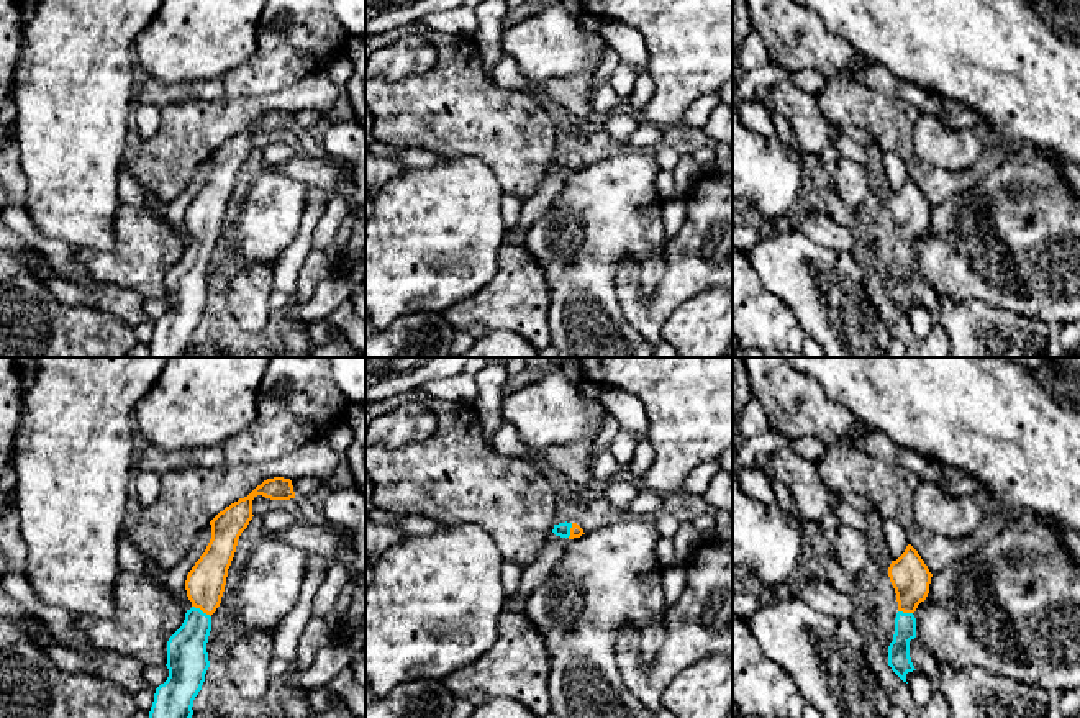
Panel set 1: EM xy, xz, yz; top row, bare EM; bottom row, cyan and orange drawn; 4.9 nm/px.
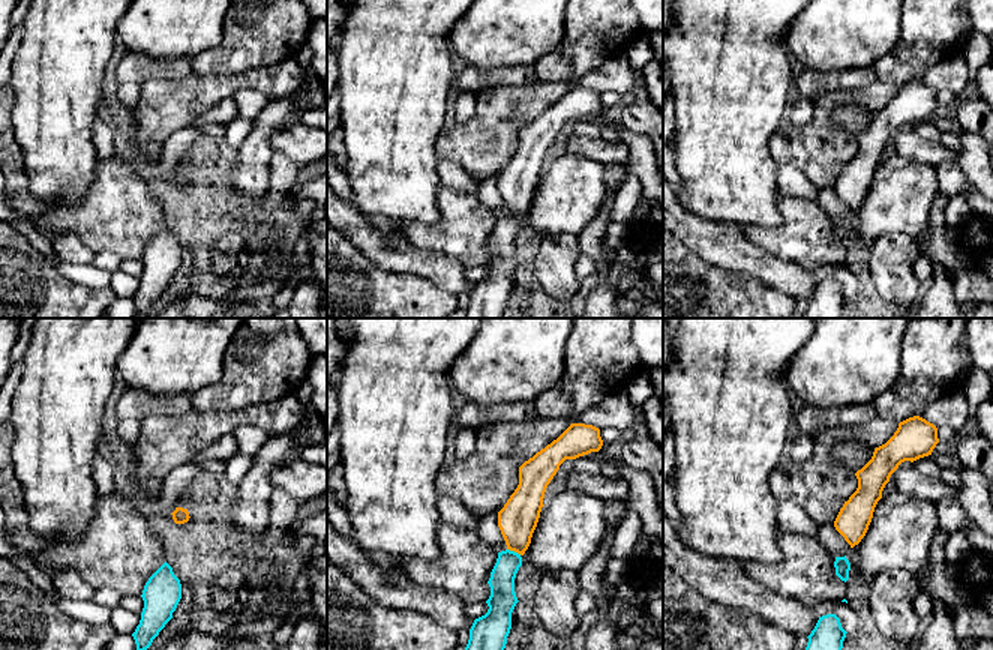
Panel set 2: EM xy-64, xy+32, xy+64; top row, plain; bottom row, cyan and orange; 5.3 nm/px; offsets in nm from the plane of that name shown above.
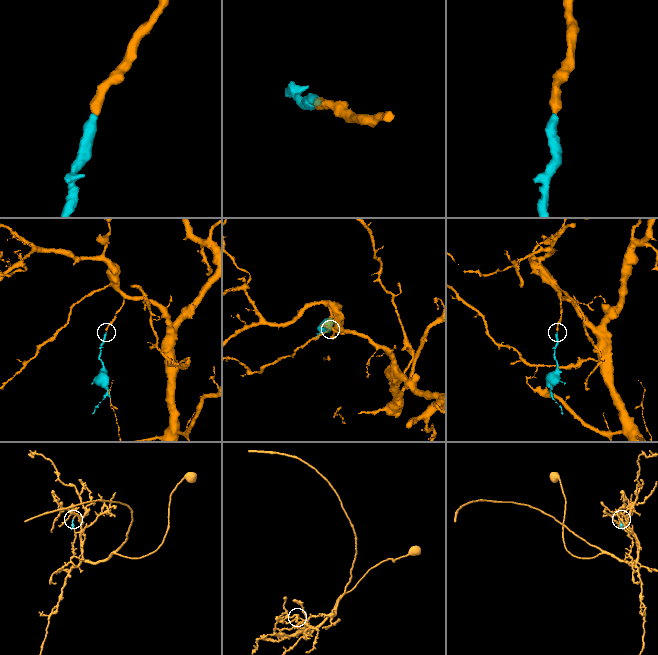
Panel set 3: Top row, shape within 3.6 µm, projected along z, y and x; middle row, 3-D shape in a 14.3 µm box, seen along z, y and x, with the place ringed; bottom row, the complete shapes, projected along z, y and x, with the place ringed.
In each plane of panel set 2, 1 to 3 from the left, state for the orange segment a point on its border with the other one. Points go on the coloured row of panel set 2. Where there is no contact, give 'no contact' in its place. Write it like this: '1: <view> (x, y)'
1: no contact
2: xy+32 (513, 551)
3: no contact

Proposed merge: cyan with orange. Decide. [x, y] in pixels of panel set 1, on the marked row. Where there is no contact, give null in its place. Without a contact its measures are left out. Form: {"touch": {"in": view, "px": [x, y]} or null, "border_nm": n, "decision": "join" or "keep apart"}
{"touch": {"in": "xy", "px": [200, 610]}, "border_nm": 110, "decision": "join"}

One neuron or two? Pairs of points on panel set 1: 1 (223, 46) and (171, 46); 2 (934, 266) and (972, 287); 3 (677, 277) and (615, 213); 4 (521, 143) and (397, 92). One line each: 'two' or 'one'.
1: one
2: one
3: two
4: one

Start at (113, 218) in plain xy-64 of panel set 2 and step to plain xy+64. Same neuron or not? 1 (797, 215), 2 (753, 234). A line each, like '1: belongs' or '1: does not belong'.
1: belongs
2: belongs

